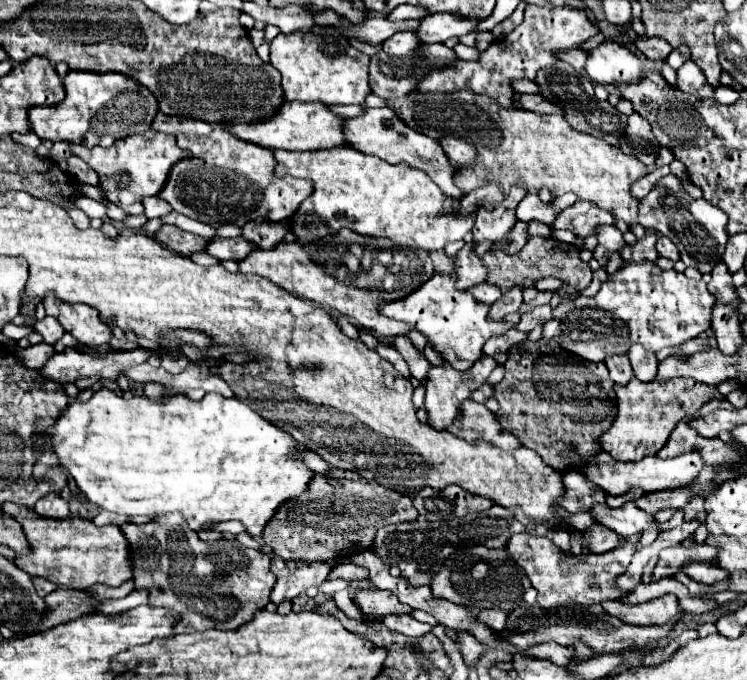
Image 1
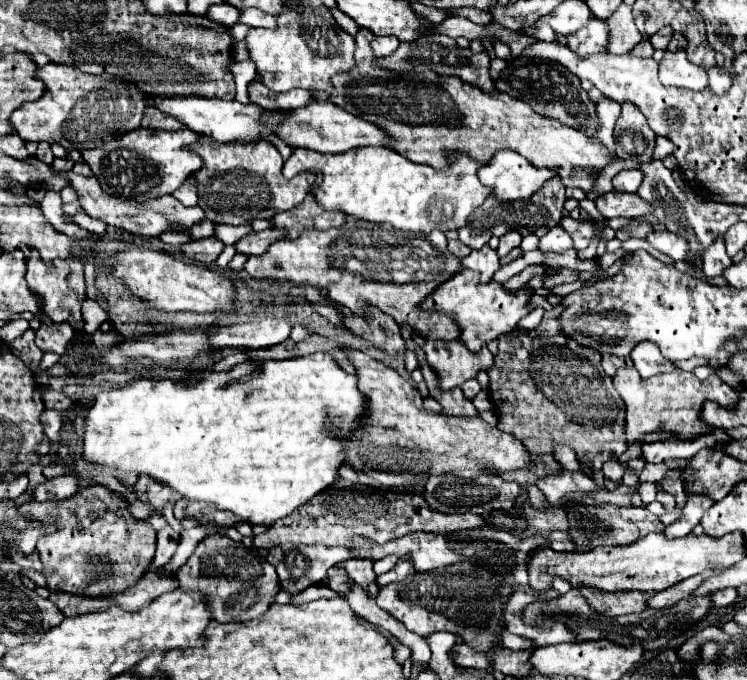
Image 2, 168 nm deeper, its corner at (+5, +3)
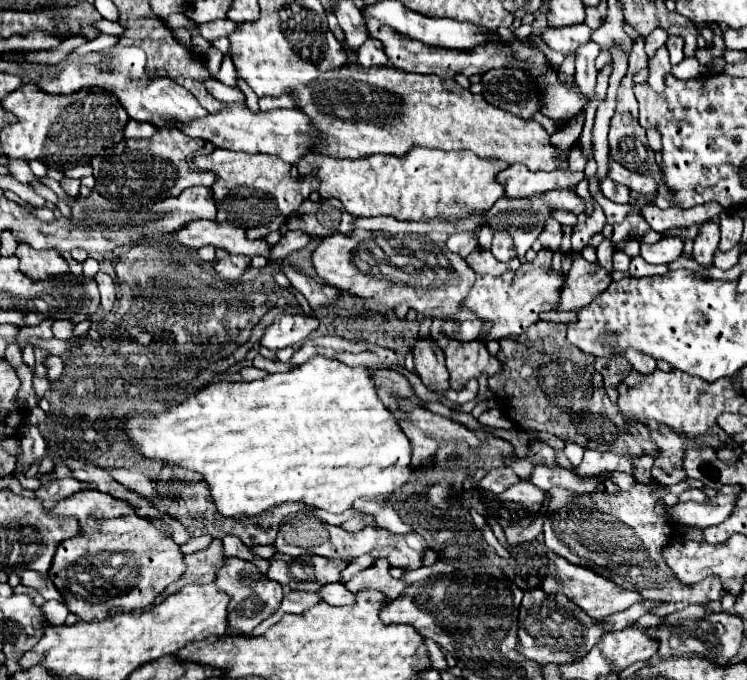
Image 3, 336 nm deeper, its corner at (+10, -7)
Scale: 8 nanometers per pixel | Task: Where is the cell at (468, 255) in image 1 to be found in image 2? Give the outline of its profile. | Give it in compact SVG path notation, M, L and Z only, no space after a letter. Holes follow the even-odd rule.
M483 246L481 250L471 250L471 254L461 260L461 266L479 272L479 280L485 282L491 280L491 276L499 268L499 256L489 246Z

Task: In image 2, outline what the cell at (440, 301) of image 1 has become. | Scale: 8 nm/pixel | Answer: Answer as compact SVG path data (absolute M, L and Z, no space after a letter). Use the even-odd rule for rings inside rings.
M463 268L451 276L445 284L441 284L441 288L433 292L433 296L427 296L419 304L423 312L437 310L443 314L453 314L459 326L459 340L461 344L465 344L465 348L469 348L469 352L479 352L485 344L499 338L501 334L513 332L517 322L523 316L527 316L527 302L529 302L529 294L525 294L523 290L511 294L511 292L505 292L503 286L497 282L479 284L475 280L477 280L477 274Z

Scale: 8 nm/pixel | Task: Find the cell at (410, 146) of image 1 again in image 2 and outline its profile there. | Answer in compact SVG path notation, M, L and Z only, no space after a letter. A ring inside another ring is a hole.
M311 102L305 108L297 108L291 112L291 116L281 124L277 130L277 136L283 138L291 148L311 148L319 152L347 152L351 148L361 146L385 146L389 144L389 134L377 126L369 124L367 120L349 114L347 110L331 104L331 102Z

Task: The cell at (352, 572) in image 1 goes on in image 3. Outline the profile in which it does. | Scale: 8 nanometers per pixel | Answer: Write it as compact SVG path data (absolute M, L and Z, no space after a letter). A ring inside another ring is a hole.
M382 558L376 562L376 568L378 568L378 590L382 590L390 600L396 600L398 596L402 596L406 582L390 576L390 568L392 568L390 562L386 558Z

